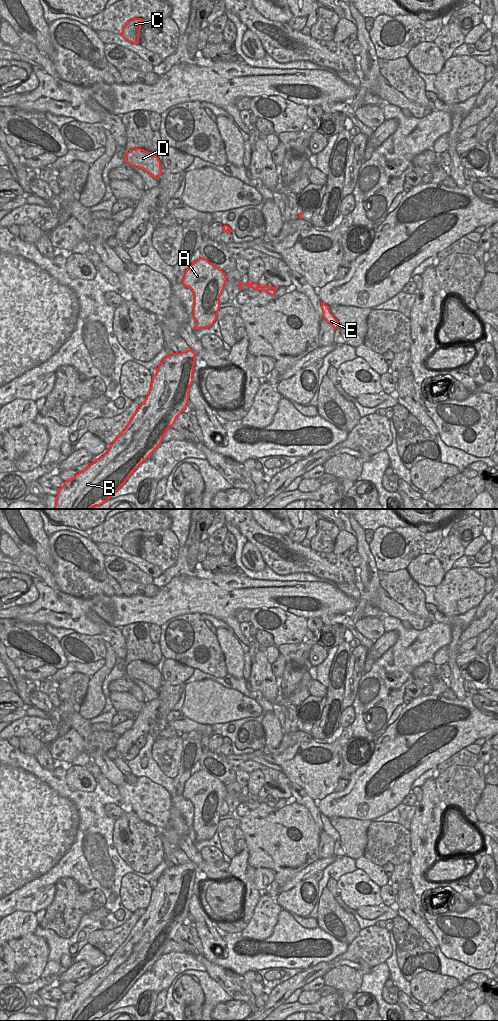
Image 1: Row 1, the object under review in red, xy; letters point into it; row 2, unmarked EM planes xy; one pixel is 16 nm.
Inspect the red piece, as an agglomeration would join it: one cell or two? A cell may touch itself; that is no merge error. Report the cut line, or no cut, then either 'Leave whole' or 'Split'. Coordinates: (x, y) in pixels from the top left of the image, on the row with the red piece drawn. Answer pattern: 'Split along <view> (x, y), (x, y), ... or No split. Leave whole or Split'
Split along xy (270, 287), (266, 291). Split

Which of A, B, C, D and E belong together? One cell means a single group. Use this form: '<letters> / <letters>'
A B C D / E

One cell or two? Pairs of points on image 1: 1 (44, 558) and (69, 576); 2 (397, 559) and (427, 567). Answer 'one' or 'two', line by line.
1: two
2: two

